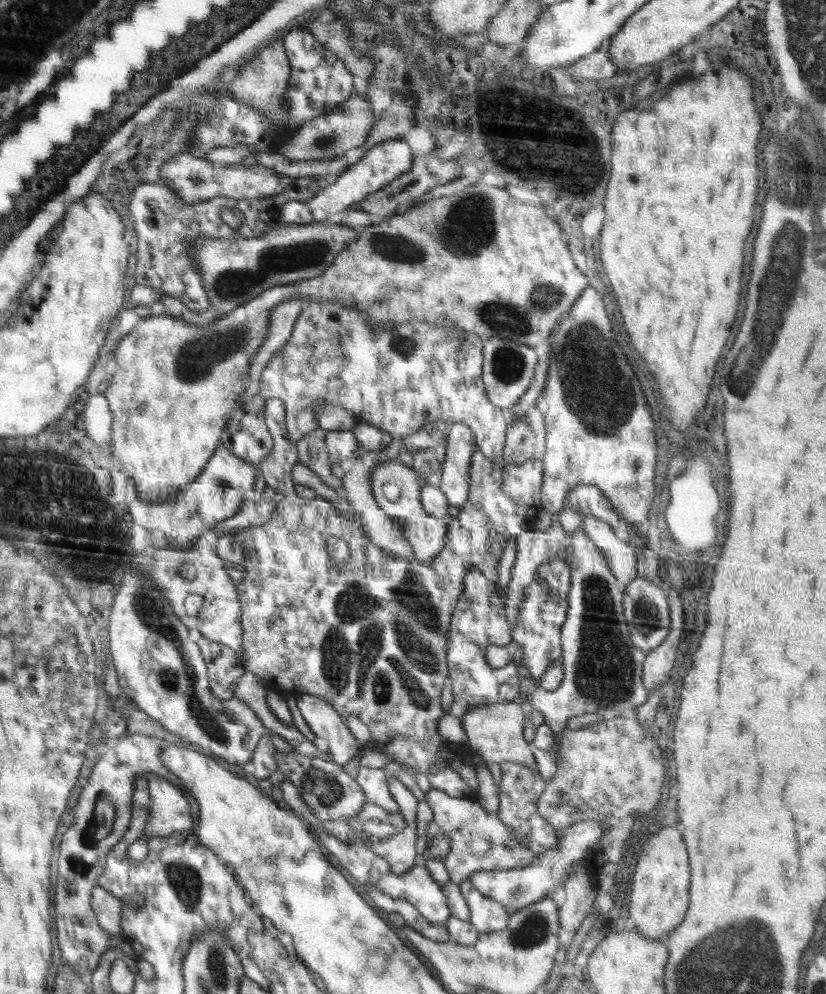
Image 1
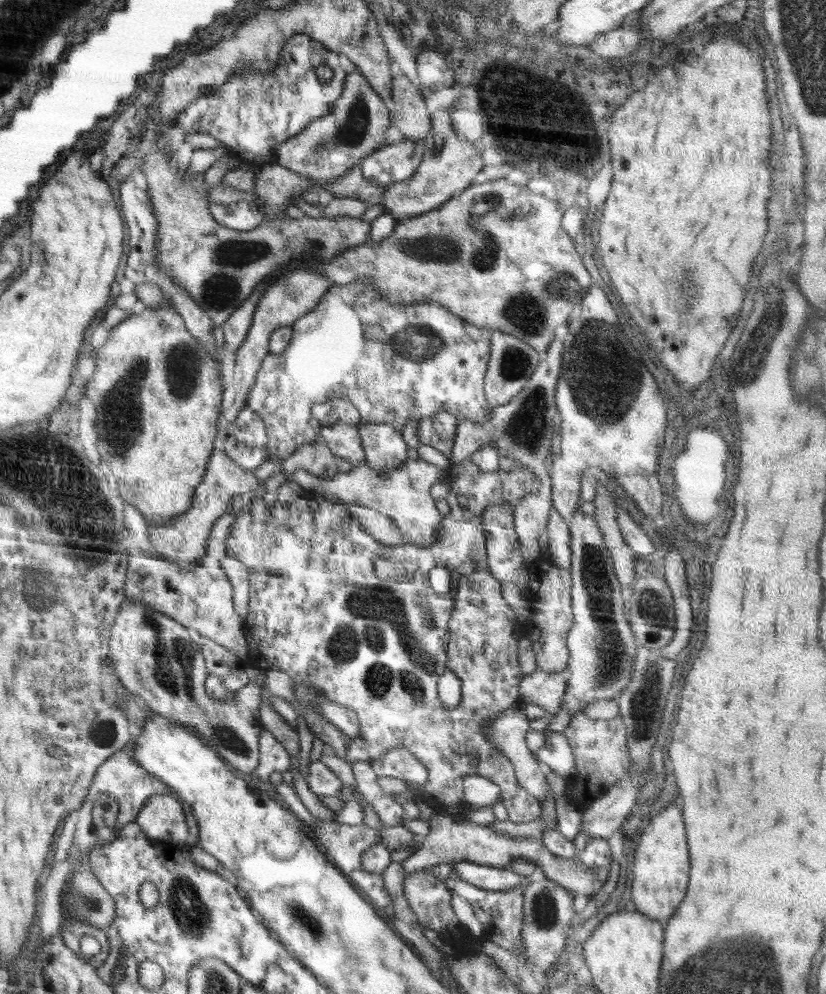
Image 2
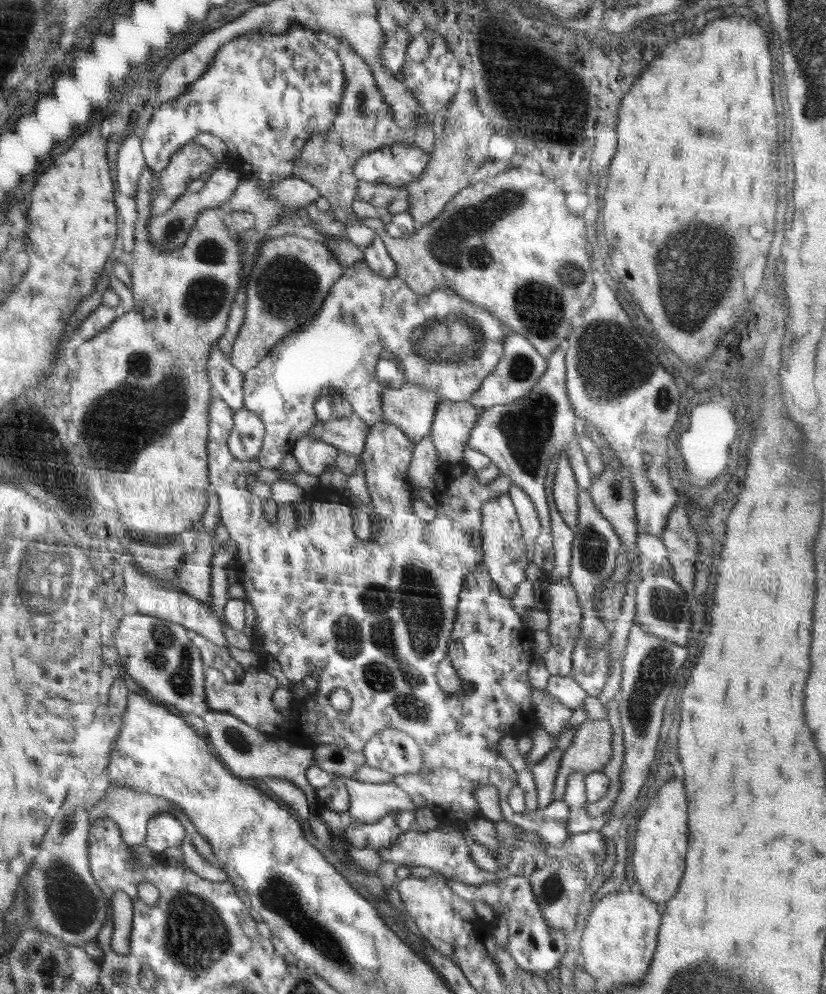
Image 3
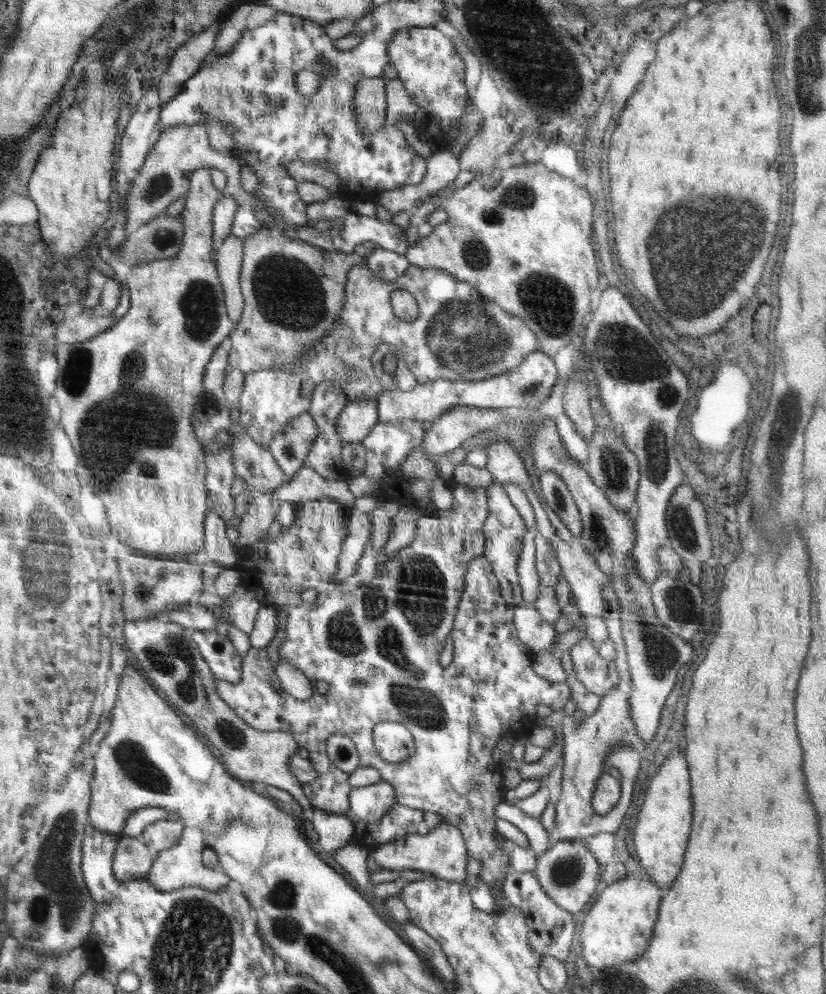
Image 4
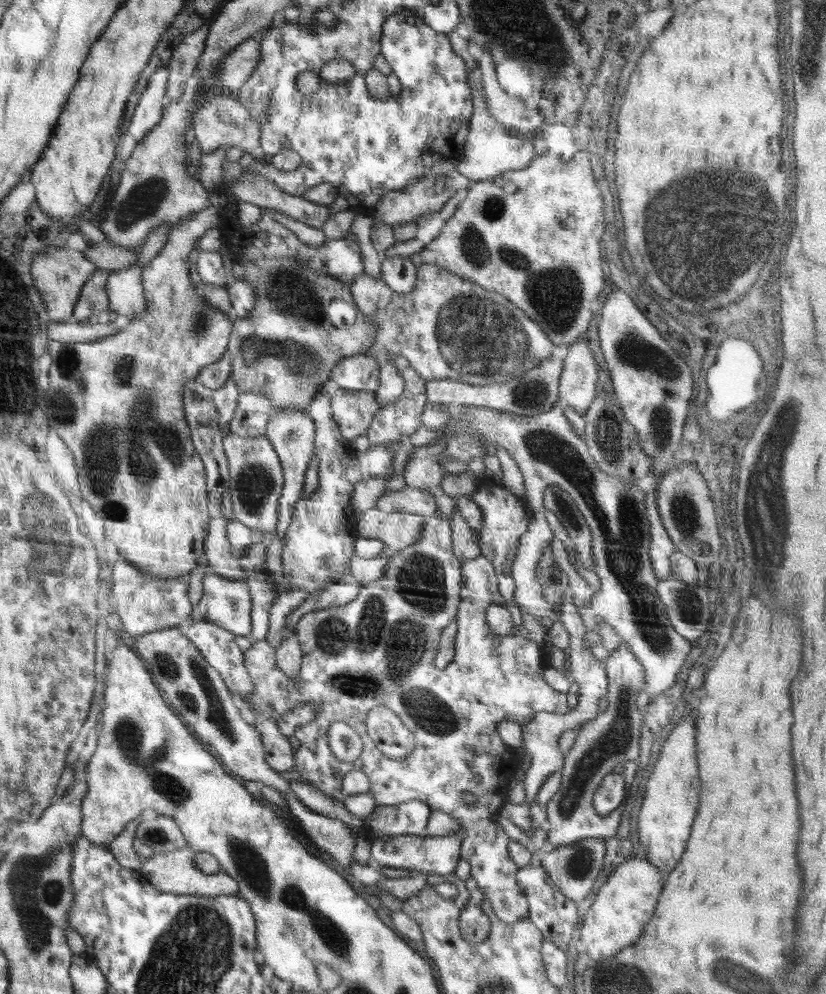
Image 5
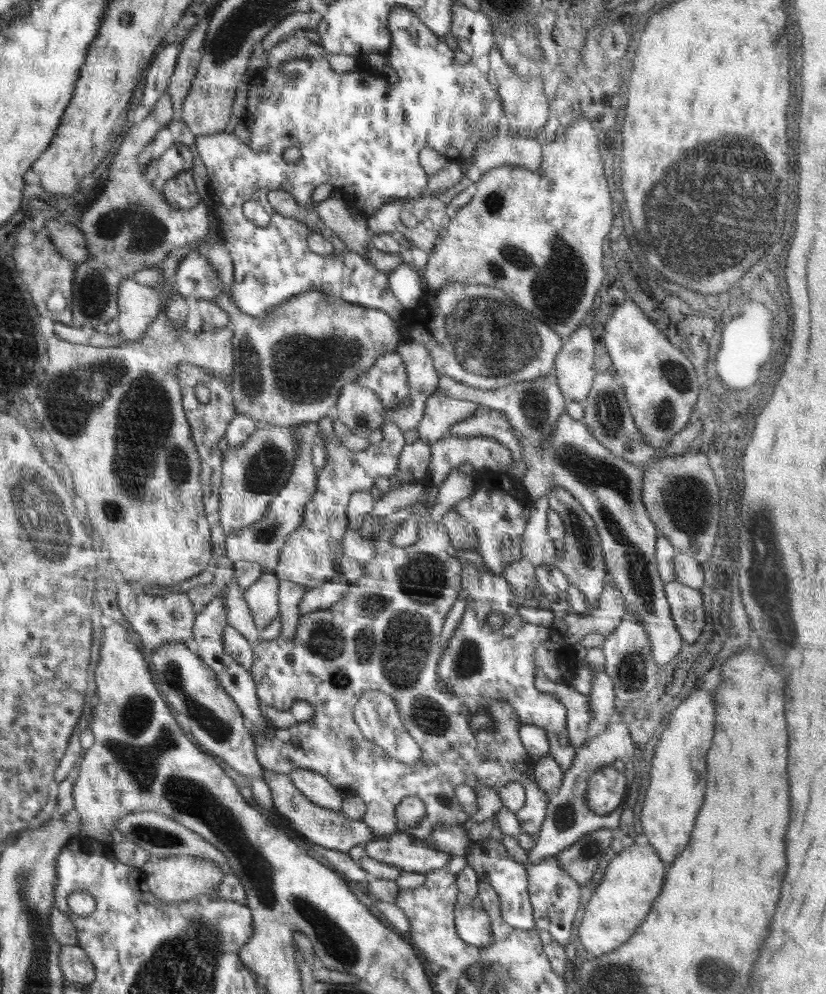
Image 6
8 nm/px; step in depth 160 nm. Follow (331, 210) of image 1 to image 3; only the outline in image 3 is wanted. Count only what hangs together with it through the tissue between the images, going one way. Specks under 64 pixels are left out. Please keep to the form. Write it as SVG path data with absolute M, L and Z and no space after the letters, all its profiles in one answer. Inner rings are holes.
M393 142L379 150L362 154L352 169L359 181L402 189L422 174L428 160L429 154L414 144Z

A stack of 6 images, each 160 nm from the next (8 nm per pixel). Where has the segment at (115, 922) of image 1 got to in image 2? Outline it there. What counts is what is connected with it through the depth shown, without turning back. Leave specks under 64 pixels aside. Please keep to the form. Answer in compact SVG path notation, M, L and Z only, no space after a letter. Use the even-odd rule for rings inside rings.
M87 860L75 863L61 892L61 914L63 908L69 918L105 930L117 916L116 901L97 879Z

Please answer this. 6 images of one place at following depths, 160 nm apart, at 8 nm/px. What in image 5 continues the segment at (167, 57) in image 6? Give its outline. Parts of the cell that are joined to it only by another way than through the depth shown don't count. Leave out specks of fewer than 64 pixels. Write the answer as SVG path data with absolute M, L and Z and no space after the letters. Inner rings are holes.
M167 66L158 68L152 74L148 88L144 90L144 94L136 106L136 112L130 118L128 132L132 134L136 144L148 134L150 129L157 127L164 118L163 102L164 96L168 95L168 83L169 68Z

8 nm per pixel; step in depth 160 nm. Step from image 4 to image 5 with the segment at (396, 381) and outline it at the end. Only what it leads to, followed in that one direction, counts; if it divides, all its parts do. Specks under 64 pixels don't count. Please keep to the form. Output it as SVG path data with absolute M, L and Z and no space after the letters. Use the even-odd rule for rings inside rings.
M392 354L391 360L397 365L405 387L392 406L379 406L366 436L370 448L364 452L349 449L351 440L342 436L337 422L333 418L332 398L328 397L324 386L309 404L306 412L315 424L313 454L319 462L319 488L310 496L301 498L294 505L288 530L283 537L280 567L284 580L288 580L292 590L303 590L315 595L327 584L344 579L348 574L348 563L354 555L356 534L353 530L355 511L351 504L354 486L361 480L370 480L381 476L392 476L392 458L400 448L400 441L407 439L421 427L421 416L427 405L426 385L409 360Z

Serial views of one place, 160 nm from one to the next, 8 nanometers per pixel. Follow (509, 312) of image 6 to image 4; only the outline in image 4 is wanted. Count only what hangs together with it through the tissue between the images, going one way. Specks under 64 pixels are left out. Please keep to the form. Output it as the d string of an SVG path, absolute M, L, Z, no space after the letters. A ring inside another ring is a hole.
M358 264L347 272L344 290L345 304L333 330L319 342L315 342L299 358L299 364L287 366L286 369L262 369L258 372L246 373L244 376L238 408L240 411L249 411L252 414L252 422L246 425L247 434L266 449L274 436L282 432L282 428L290 422L291 418L302 412L309 412L313 390L316 384L322 381L338 381L350 401L376 400L384 391L387 391L377 379L371 362L372 353L378 345L388 343L398 348L418 383L427 383L436 379L478 381L494 378L517 368L527 354L538 350L538 341L533 332L523 324L523 320L508 314L492 299L487 299L476 291L470 283L456 280L447 271L410 265L395 281L388 282L375 277L368 266ZM395 289L408 290L417 300L419 315L414 322L406 322L394 315L390 296Z

